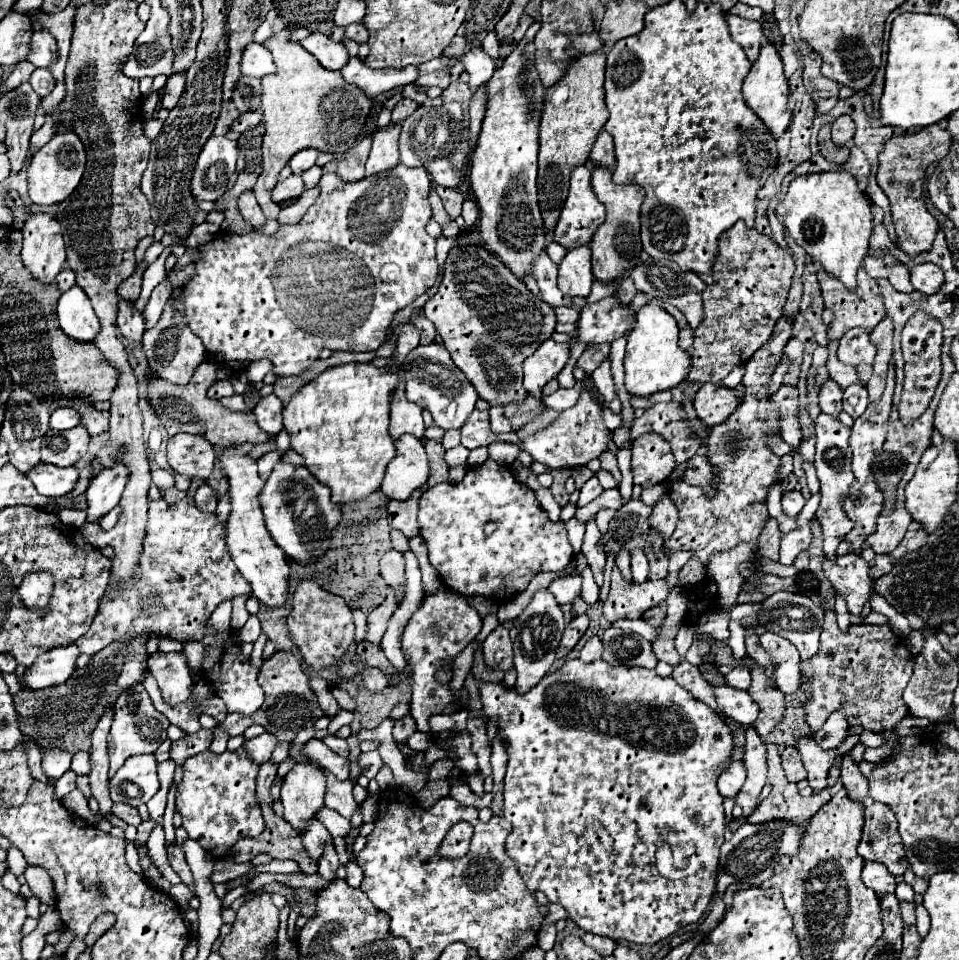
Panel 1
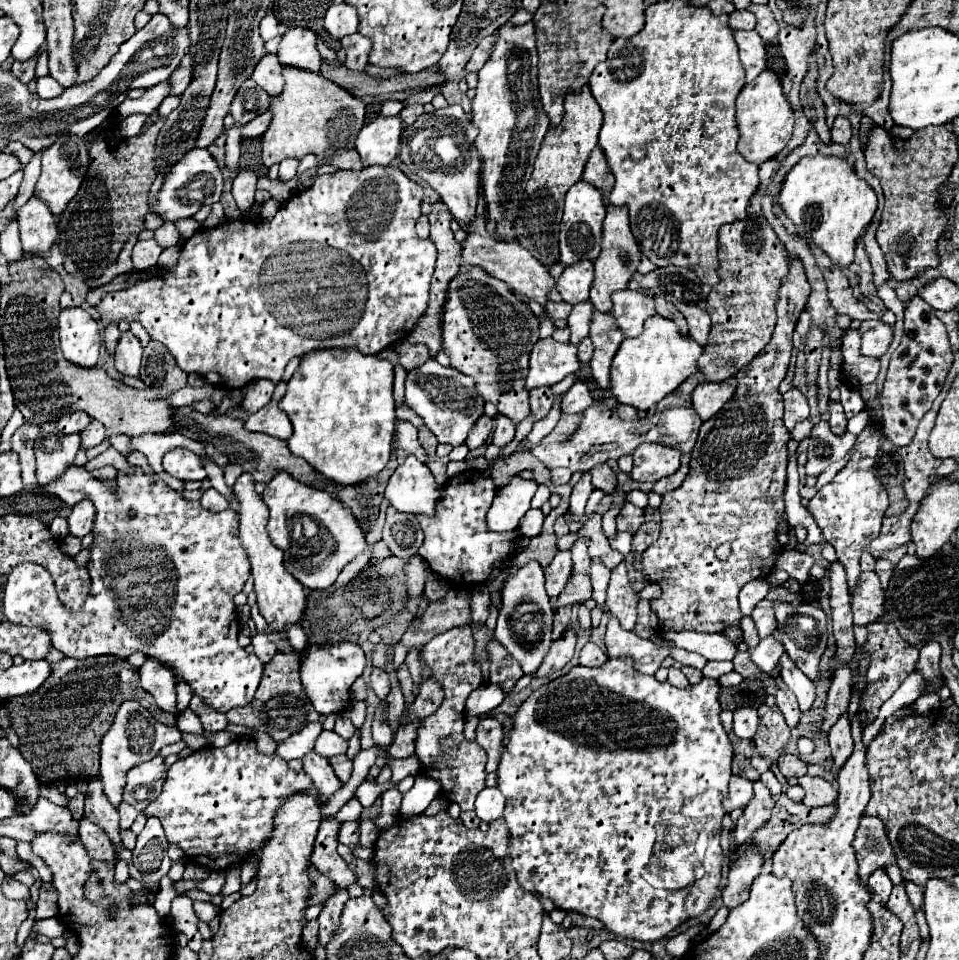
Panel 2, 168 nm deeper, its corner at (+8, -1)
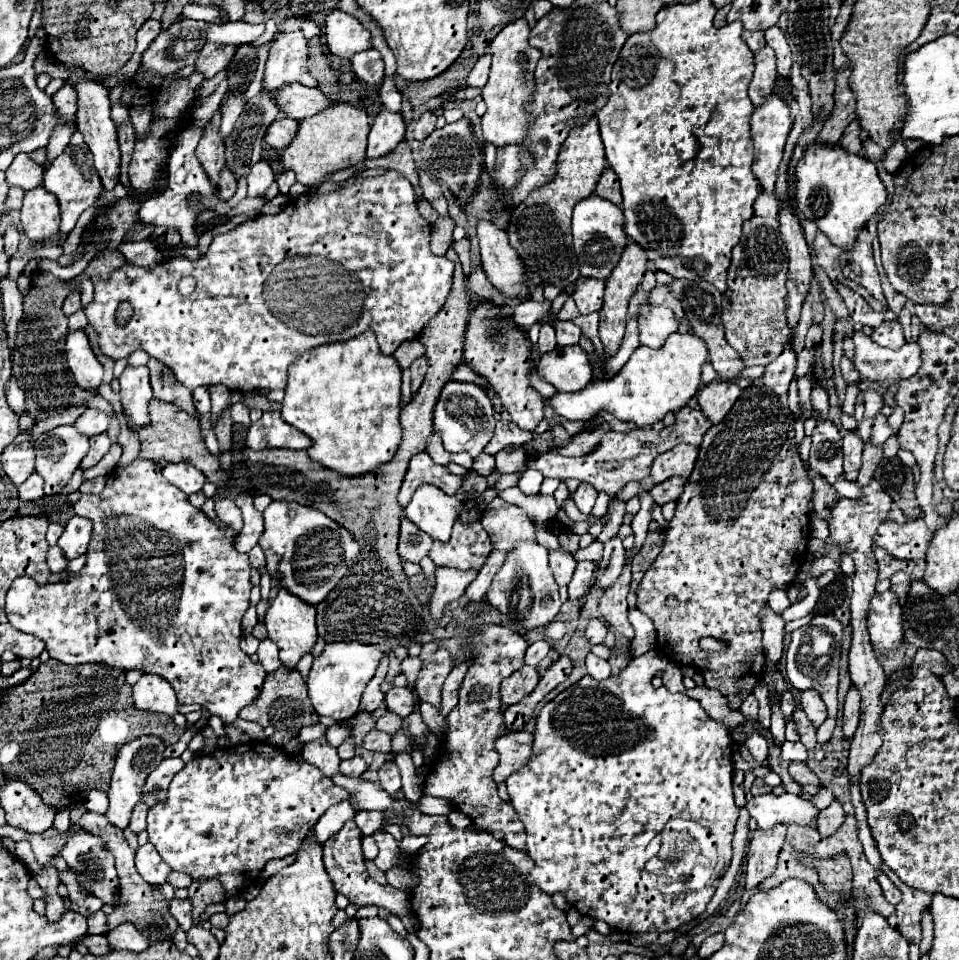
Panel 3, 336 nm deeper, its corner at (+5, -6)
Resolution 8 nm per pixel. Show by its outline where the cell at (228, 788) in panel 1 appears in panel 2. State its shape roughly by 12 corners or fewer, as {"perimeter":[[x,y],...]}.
{"perimeter":[[244,735],[168,769],[142,813],[210,871],[268,843],[304,771]]}

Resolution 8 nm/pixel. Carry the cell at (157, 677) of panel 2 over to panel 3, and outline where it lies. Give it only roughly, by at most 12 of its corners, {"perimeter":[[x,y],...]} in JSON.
{"perimeter":[[143,674],[133,686],[139,710],[177,714],[171,684]]}

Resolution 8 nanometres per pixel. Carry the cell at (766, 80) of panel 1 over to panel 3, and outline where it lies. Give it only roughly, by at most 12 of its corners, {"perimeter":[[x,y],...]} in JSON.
{"perimeter":[[777,94],[751,114],[753,174],[773,194],[793,120]]}

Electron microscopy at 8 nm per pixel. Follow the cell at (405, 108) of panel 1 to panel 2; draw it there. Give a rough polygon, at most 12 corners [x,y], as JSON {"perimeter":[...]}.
{"perimeter":[[408,105],[400,111],[404,125],[410,127],[422,113],[422,105]]}

